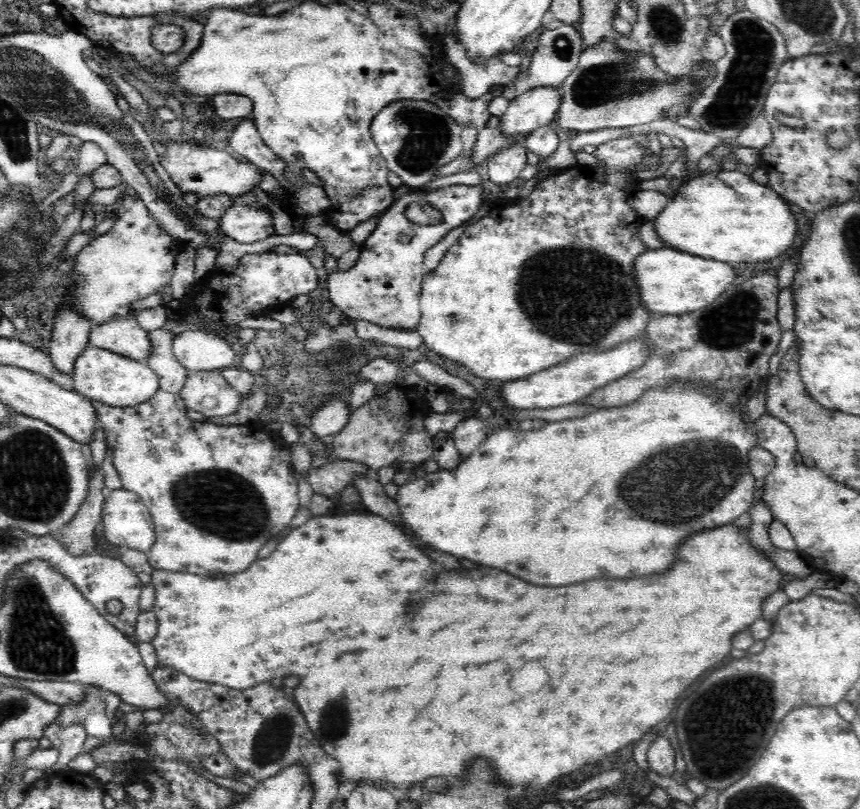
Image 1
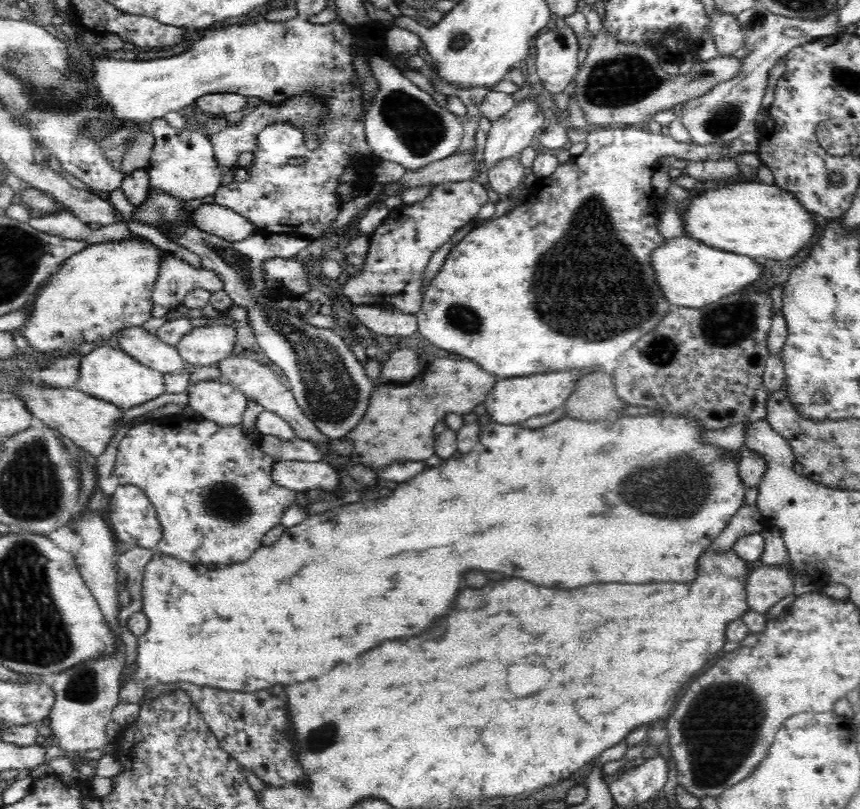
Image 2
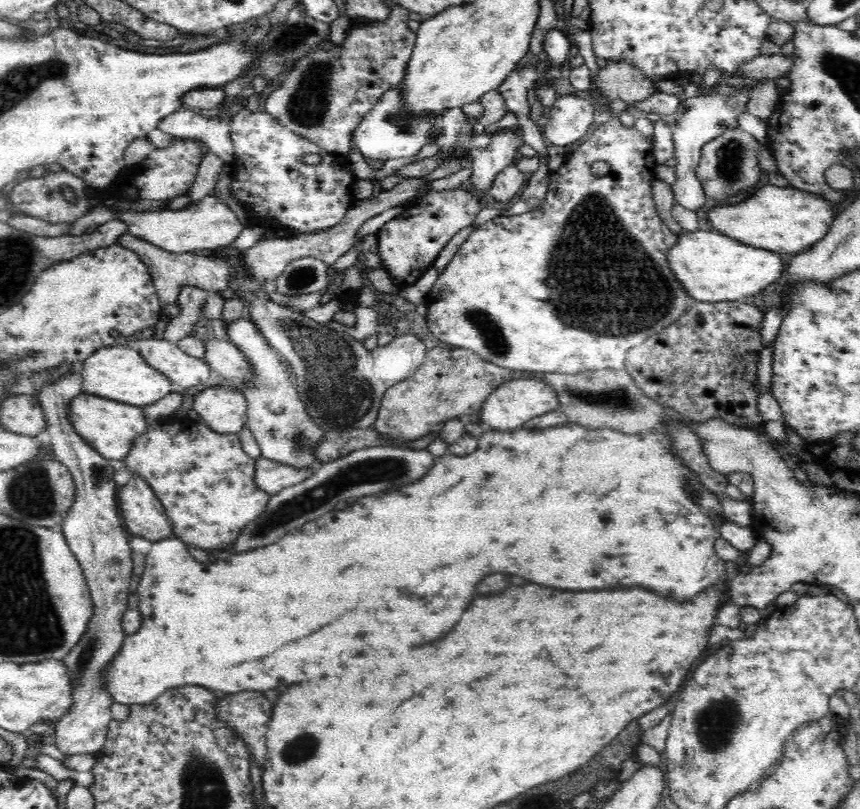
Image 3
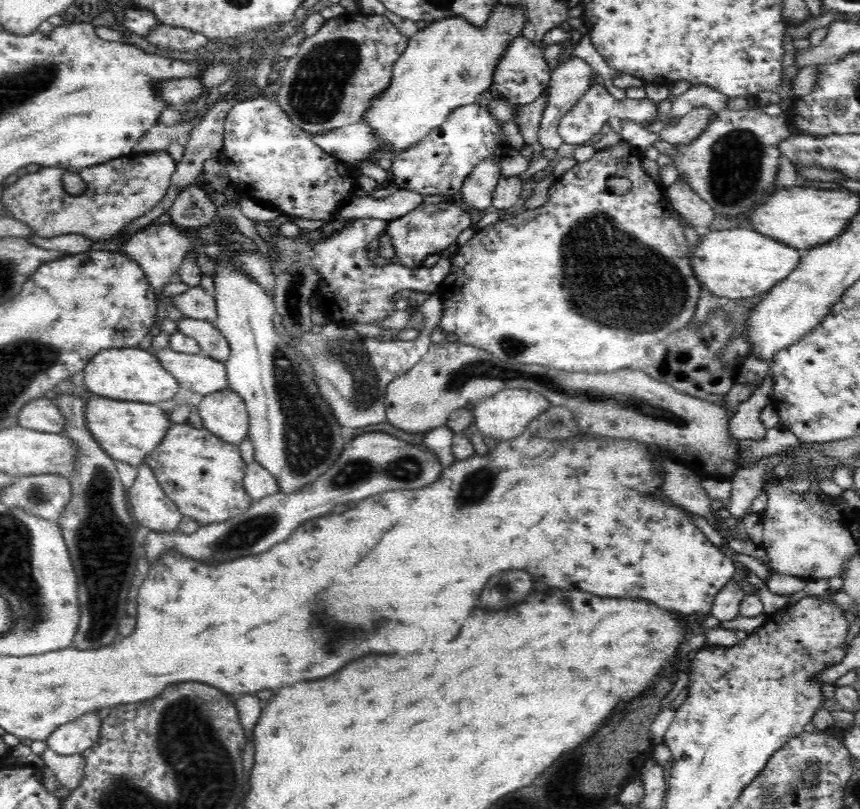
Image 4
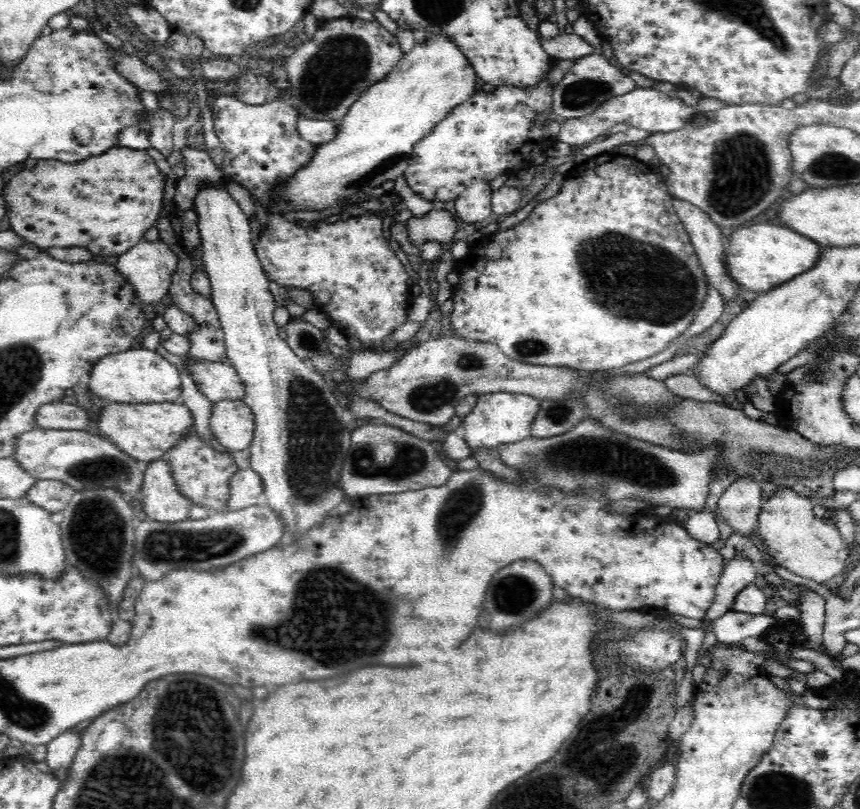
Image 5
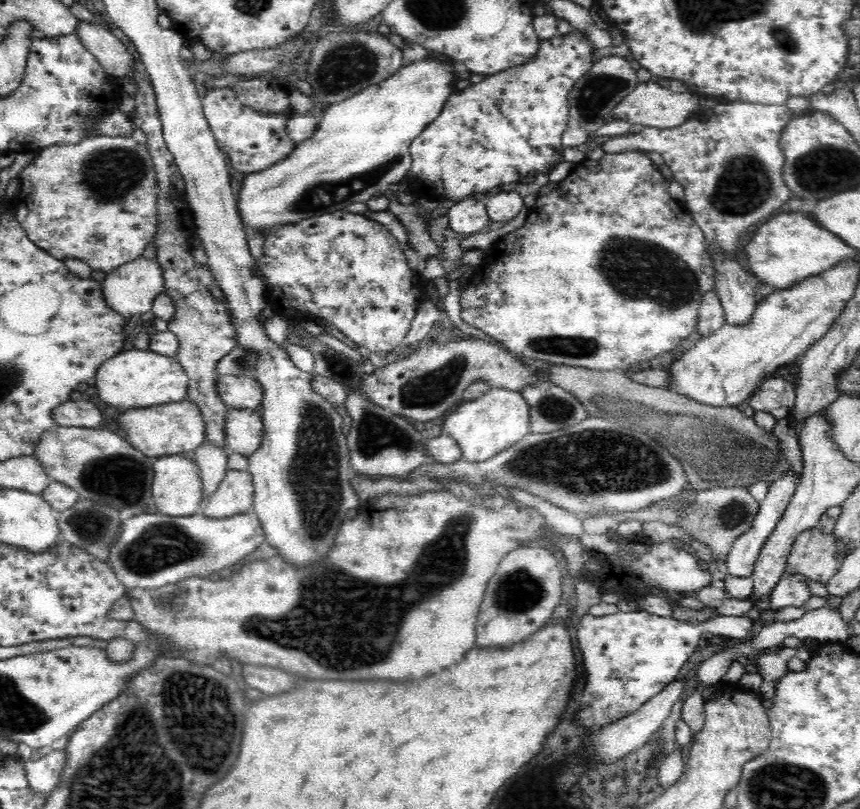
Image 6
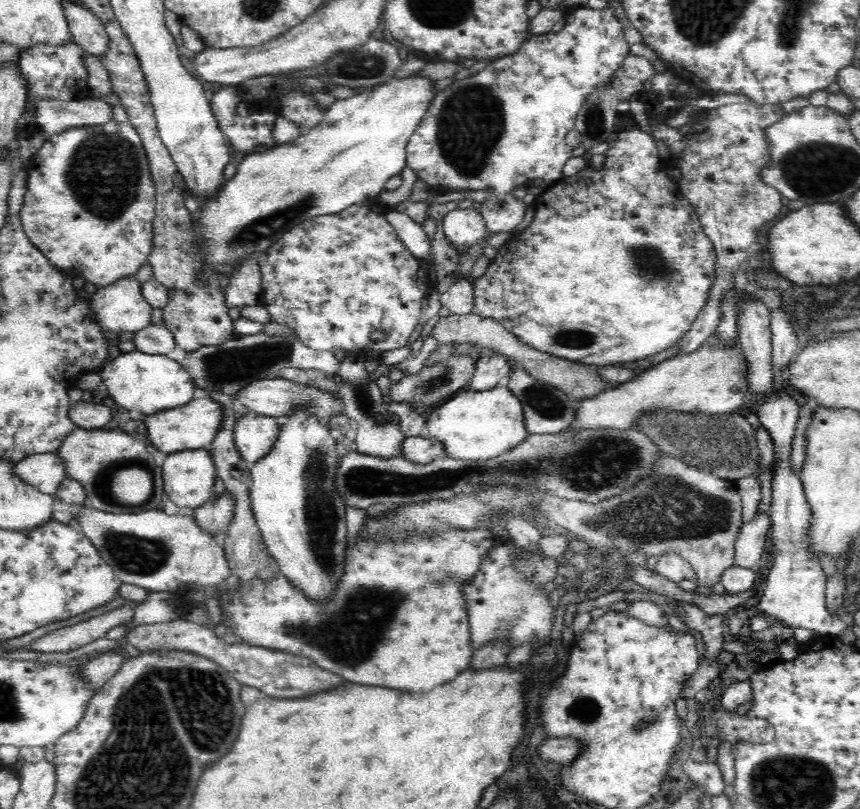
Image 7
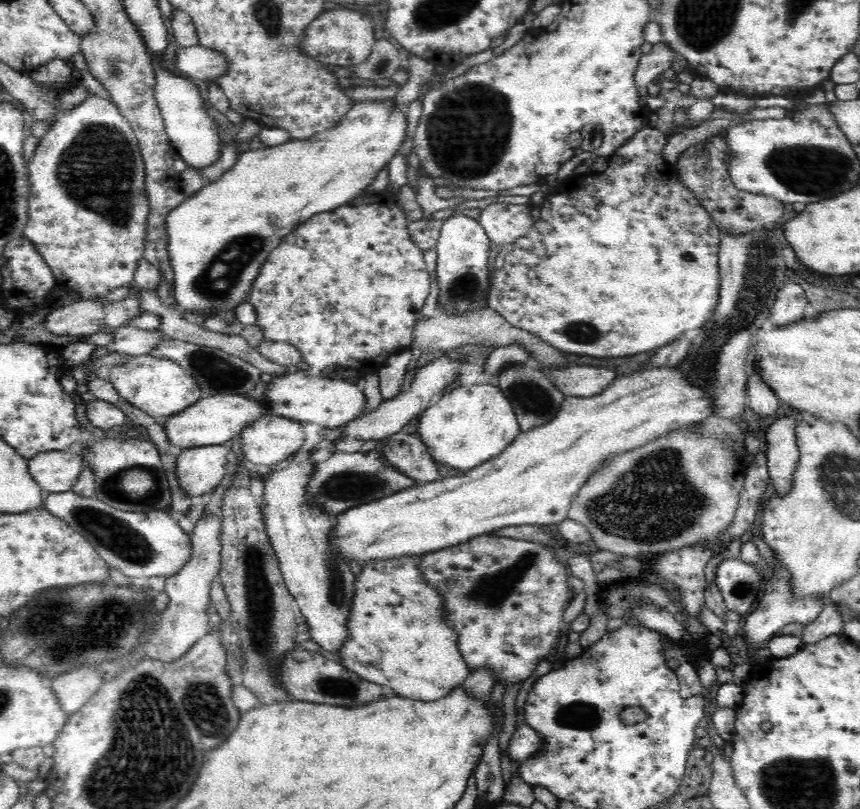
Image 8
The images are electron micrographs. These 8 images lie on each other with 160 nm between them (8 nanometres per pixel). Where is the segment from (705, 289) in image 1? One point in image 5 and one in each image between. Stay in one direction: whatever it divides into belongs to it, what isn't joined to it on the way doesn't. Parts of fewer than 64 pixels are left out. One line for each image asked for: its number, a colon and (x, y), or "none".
2: (691, 273)
3: (711, 267)
4: (734, 264)
5: (761, 257)

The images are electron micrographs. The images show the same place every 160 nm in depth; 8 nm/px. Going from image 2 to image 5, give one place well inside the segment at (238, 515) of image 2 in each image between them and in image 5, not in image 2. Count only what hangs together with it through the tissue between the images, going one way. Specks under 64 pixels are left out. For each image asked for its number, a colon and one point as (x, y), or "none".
3: (206, 482)
4: (203, 475)
5: (202, 473)

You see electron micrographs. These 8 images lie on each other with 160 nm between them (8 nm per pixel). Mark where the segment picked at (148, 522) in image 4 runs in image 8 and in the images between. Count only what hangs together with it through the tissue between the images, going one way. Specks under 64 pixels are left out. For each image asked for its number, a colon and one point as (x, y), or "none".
5: (162, 501)
6: (177, 485)
7: (189, 475)
8: (200, 469)

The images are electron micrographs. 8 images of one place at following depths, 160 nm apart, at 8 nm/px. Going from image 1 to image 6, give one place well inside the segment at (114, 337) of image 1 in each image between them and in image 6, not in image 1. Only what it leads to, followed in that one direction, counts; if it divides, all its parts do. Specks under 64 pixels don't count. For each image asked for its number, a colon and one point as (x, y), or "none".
2: (140, 344)
3: (167, 357)
4: (201, 374)
5: (217, 381)
6: (236, 391)

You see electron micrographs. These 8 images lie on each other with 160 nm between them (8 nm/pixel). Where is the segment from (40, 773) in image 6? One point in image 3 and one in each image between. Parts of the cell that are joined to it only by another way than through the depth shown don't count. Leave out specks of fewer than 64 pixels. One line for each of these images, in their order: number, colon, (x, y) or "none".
3: (93, 528)
4: (77, 736)
5: (60, 751)

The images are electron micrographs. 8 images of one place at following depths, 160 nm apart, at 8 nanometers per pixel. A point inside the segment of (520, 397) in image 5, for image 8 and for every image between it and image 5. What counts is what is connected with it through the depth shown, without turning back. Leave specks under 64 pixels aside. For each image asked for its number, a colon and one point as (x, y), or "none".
6: (484, 427)
7: (472, 425)
8: (467, 426)

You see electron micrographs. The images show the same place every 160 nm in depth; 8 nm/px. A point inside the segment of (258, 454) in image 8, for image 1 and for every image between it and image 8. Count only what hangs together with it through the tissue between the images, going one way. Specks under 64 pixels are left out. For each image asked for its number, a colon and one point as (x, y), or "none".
1: (207, 391)
2: (223, 403)
3: (224, 409)
4: (224, 413)
5: (232, 422)
6: (244, 428)
7: (255, 435)

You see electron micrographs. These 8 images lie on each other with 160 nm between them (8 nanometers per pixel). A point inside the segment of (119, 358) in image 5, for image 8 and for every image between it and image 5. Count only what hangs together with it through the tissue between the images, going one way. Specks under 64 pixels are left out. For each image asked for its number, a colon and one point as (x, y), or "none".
6: (136, 378)
7: (144, 383)
8: (159, 387)

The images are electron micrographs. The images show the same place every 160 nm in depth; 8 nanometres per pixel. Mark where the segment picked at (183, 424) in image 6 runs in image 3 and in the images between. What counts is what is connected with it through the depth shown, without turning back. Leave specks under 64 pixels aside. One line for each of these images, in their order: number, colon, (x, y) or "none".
3: (111, 427)
4: (128, 431)
5: (147, 431)

